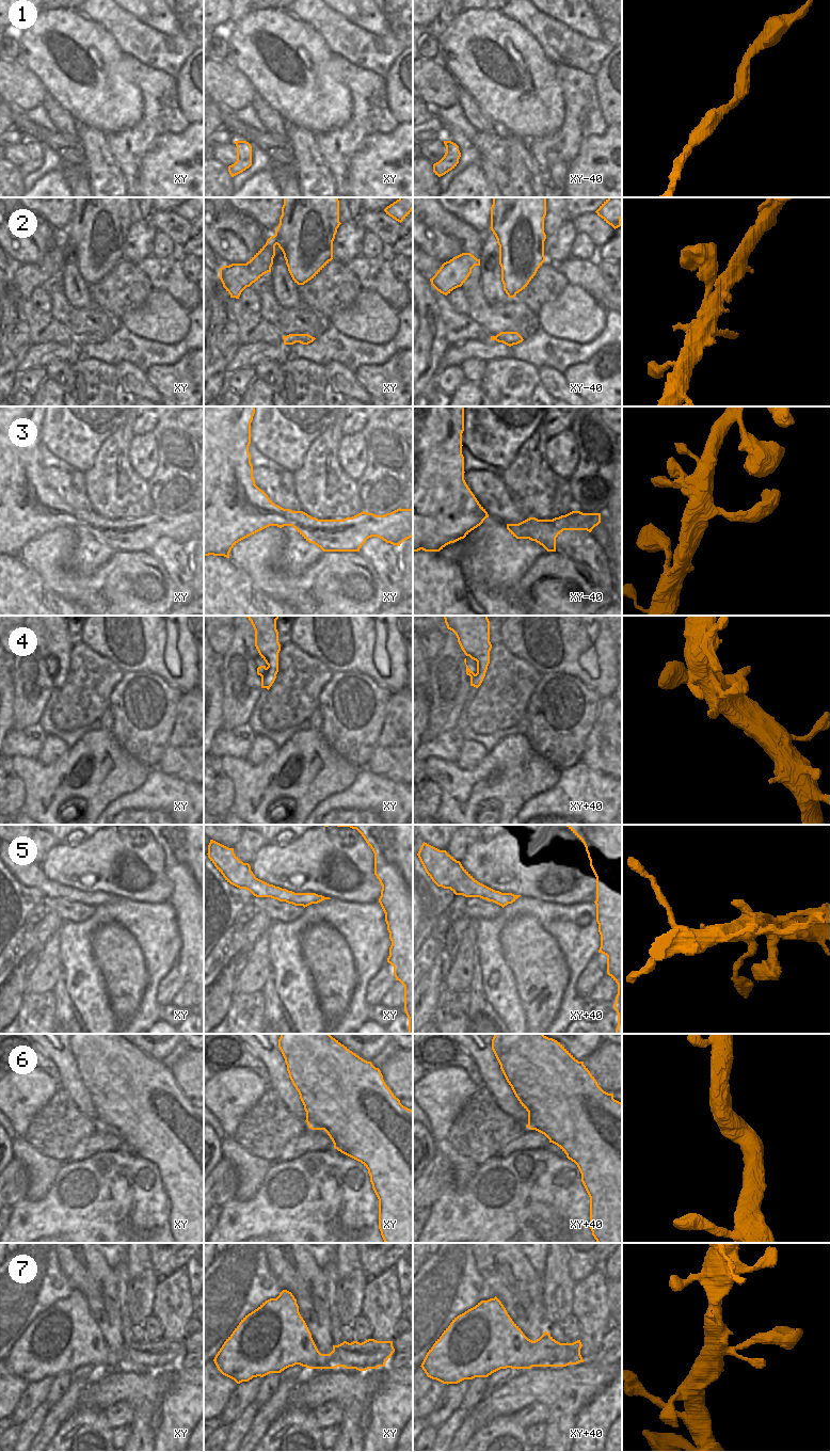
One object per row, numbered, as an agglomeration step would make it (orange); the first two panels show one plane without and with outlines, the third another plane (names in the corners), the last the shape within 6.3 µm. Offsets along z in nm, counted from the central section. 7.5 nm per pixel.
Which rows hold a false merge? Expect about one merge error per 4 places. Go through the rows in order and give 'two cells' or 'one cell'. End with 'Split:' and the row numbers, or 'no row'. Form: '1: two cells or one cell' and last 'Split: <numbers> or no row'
1: one cell
2: one cell
3: one cell
4: one cell
5: one cell
6: one cell
7: one cell
Split: no row

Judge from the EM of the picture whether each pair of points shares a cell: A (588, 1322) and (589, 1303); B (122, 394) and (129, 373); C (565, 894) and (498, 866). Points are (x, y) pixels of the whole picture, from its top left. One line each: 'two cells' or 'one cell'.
A: one cell
B: two cells
C: one cell

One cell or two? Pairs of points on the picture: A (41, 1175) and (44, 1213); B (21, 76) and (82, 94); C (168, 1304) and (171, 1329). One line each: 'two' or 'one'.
A: two
B: two
C: one

